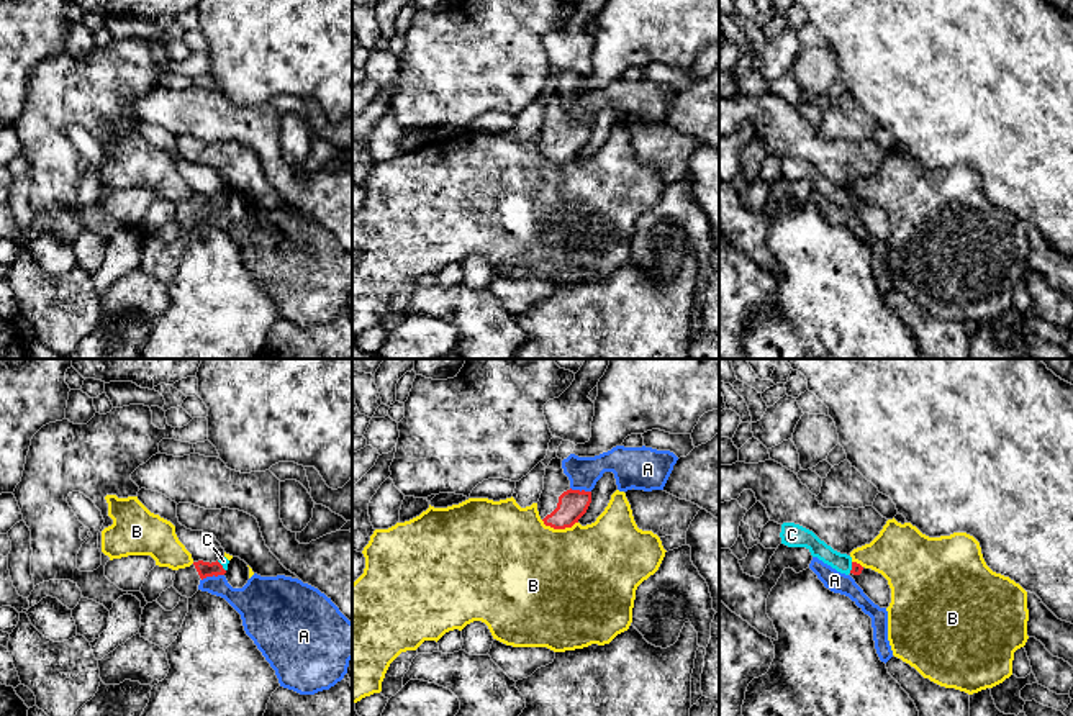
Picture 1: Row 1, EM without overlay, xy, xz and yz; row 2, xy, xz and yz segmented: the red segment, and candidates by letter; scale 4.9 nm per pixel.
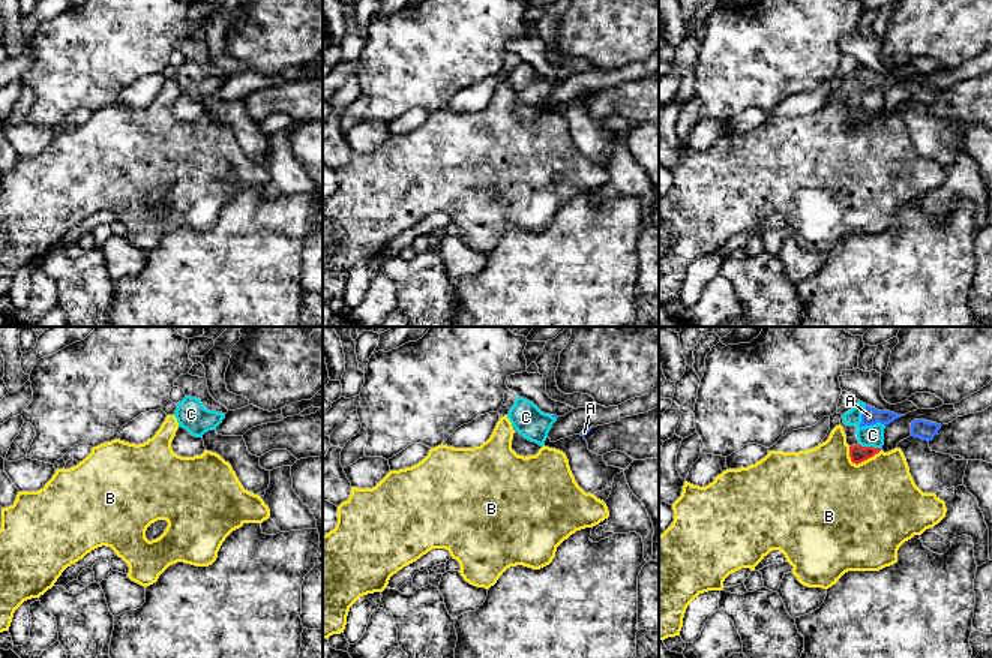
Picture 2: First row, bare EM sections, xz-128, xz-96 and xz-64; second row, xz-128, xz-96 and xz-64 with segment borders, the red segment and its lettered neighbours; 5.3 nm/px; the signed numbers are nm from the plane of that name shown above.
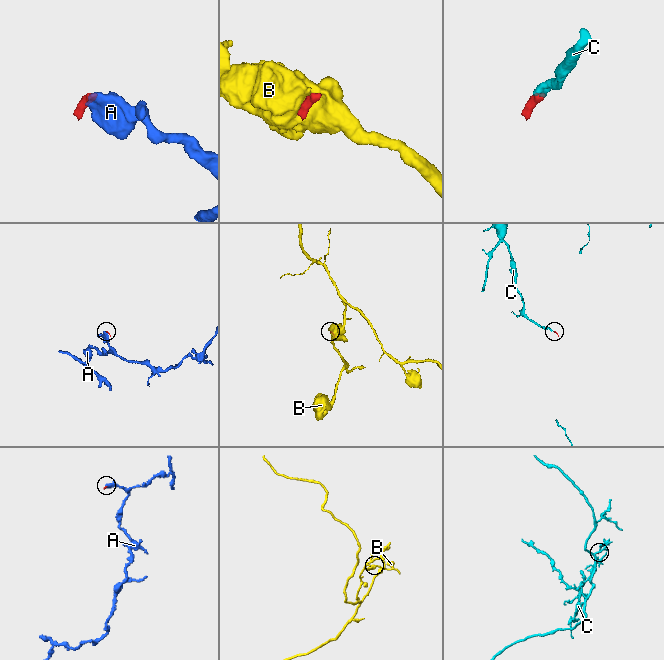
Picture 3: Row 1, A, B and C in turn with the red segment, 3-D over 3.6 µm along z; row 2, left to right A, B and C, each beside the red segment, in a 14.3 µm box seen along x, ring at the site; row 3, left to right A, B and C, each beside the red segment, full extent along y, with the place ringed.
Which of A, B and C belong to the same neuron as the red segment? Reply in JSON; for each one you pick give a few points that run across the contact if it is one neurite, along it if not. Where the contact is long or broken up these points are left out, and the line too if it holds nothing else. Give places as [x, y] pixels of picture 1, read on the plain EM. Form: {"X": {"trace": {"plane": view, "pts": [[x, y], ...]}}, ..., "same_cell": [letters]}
{"C": {"trace": {"plane": "yz", "pts": [[857, 202], [852, 200], [842, 195]]}}, "same_cell": ["C"]}

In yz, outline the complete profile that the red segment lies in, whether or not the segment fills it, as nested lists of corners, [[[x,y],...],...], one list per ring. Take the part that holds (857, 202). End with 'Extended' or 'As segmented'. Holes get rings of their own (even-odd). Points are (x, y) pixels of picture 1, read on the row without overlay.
[[[783,156],[781,157],[781,177],[788,180],[806,180],[813,190],[817,190],[824,197],[831,198],[840,206],[853,206],[860,208],[863,200],[852,193],[850,188],[840,187],[821,174],[813,164],[795,157],[795,156]]]. Extended

